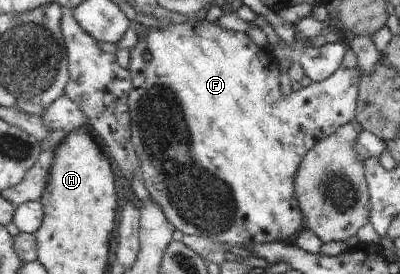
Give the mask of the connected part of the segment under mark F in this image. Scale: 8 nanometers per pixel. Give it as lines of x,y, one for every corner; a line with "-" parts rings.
199,17
197,20
186,20
181,23
168,23
165,25
160,25
157,28
146,27
147,32
138,35
138,43
136,46
130,49
130,64
128,65
128,69
130,73
133,75
133,91
129,97
129,106
130,106
130,115
133,120
133,143
135,150
138,155
141,157
142,161
142,182
144,183
145,188
149,192
149,195
153,199
154,202
158,202
160,207
163,207
164,213
168,218
168,221
171,225
176,229
182,232
182,234
186,235
195,235
197,238
205,238
207,240
213,241
214,243
222,243
222,245
232,245
239,246
242,248
252,247
252,245
258,245
258,243
270,243
270,241
287,241
288,237
292,237
292,235
296,236
296,233
300,232
300,227
302,227
302,212
301,208
298,207
298,200
294,197
293,190
293,181
296,177
298,166
301,163
301,159
305,157
306,154
309,153
310,150
313,149
314,146
317,145
318,141
322,141
322,139
326,139
330,137
338,129
338,127
342,127
342,125
346,125
347,123
352,123
355,121
355,103
357,102
357,85
359,78
359,71
356,68
342,68
338,67
332,75
328,75
324,81
320,82
312,82
306,87
302,87
300,90
291,91
286,95
286,97
282,97
282,101
280,101
280,83
278,83
278,69
276,69
276,61
274,61
273,55
270,53
270,50
254,43
248,35
244,32
238,32
233,30
226,30
216,25
214,21
206,20
202,17

